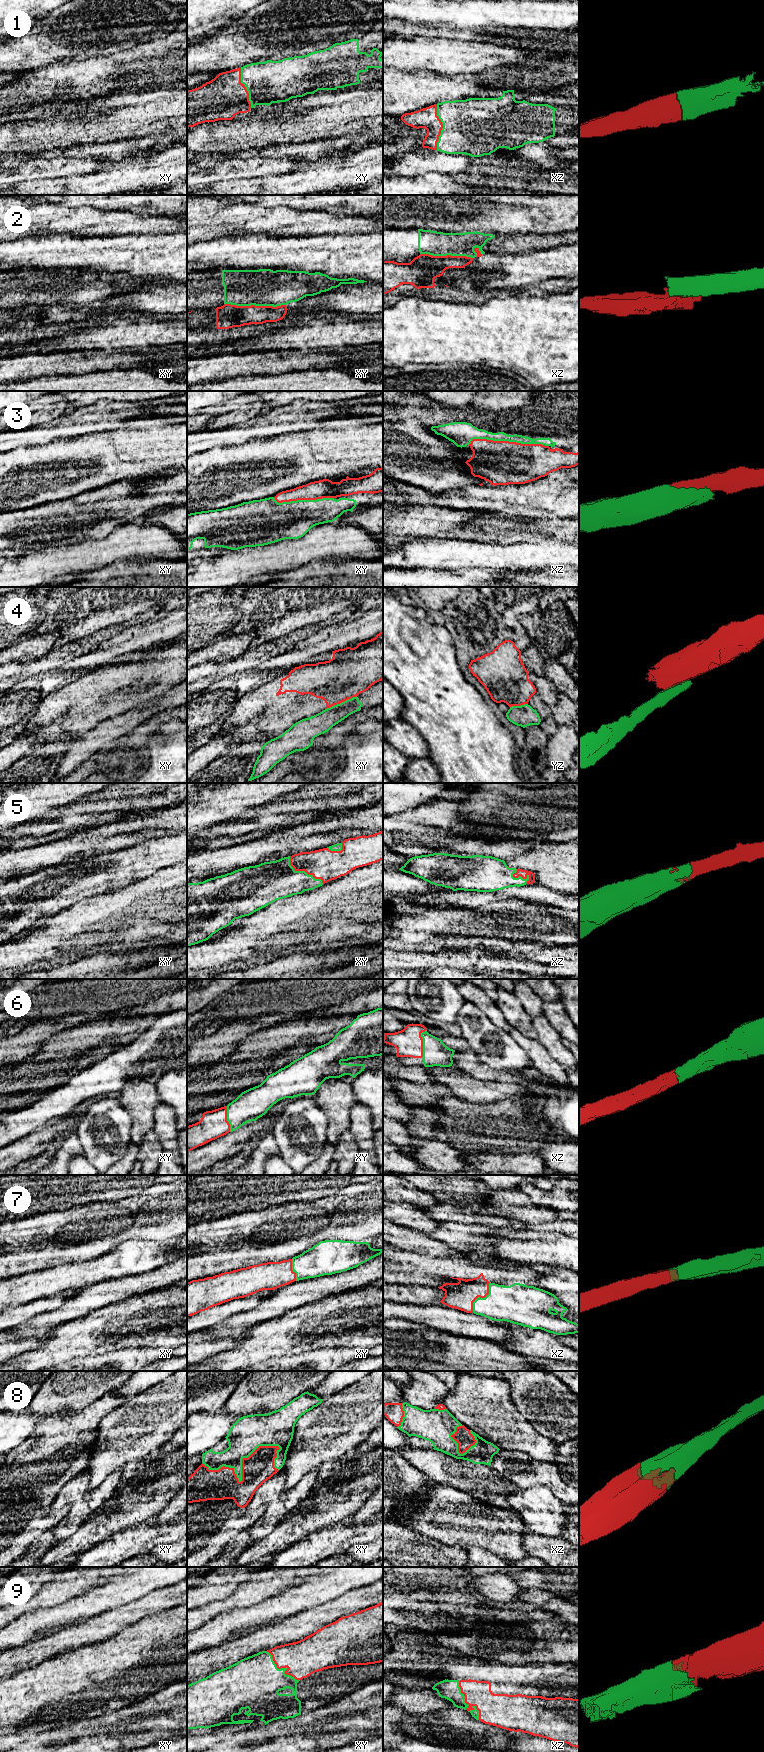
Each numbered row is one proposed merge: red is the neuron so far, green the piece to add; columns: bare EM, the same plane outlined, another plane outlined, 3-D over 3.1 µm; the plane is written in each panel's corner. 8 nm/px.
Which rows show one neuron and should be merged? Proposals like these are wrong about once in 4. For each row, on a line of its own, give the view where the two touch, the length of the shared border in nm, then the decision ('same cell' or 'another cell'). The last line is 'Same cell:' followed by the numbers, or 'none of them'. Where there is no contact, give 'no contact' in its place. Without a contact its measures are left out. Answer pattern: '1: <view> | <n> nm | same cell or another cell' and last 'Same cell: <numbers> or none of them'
1: xz | 360 nm | same cell
2: xy | 500 nm | another cell
3: xz | 500 nm | same cell
4: xy | 280 nm | another cell
5: xy | 360 nm | same cell
6: xz | 240 nm | same cell
7: xz | 280 nm | same cell
8: xy | 650 nm | same cell
9: xy | 360 nm | same cell
Same cell: 1, 3, 5, 6, 7, 8, 9

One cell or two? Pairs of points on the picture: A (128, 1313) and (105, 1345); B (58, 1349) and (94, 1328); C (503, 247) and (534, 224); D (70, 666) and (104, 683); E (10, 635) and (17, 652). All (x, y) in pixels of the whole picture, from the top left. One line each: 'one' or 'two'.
A: one
B: one
C: two
D: two
E: two

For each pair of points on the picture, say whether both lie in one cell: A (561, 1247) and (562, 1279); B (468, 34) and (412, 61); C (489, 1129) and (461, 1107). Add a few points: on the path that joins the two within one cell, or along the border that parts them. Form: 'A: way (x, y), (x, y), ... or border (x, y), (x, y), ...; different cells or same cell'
A: border (560, 1267), (568, 1270); different cells
B: border (433, 37), (475, 40), (479, 42); different cells
C: way (482, 1122), (468, 1114); same cell

